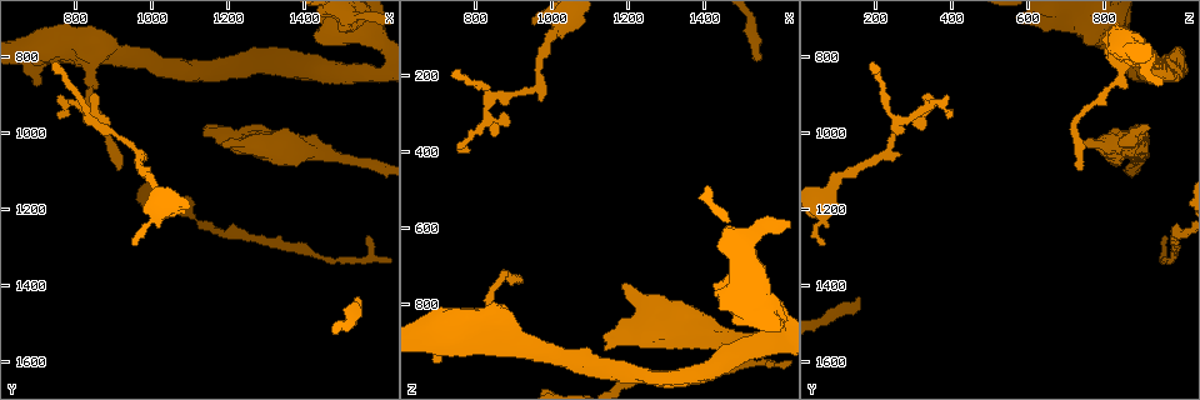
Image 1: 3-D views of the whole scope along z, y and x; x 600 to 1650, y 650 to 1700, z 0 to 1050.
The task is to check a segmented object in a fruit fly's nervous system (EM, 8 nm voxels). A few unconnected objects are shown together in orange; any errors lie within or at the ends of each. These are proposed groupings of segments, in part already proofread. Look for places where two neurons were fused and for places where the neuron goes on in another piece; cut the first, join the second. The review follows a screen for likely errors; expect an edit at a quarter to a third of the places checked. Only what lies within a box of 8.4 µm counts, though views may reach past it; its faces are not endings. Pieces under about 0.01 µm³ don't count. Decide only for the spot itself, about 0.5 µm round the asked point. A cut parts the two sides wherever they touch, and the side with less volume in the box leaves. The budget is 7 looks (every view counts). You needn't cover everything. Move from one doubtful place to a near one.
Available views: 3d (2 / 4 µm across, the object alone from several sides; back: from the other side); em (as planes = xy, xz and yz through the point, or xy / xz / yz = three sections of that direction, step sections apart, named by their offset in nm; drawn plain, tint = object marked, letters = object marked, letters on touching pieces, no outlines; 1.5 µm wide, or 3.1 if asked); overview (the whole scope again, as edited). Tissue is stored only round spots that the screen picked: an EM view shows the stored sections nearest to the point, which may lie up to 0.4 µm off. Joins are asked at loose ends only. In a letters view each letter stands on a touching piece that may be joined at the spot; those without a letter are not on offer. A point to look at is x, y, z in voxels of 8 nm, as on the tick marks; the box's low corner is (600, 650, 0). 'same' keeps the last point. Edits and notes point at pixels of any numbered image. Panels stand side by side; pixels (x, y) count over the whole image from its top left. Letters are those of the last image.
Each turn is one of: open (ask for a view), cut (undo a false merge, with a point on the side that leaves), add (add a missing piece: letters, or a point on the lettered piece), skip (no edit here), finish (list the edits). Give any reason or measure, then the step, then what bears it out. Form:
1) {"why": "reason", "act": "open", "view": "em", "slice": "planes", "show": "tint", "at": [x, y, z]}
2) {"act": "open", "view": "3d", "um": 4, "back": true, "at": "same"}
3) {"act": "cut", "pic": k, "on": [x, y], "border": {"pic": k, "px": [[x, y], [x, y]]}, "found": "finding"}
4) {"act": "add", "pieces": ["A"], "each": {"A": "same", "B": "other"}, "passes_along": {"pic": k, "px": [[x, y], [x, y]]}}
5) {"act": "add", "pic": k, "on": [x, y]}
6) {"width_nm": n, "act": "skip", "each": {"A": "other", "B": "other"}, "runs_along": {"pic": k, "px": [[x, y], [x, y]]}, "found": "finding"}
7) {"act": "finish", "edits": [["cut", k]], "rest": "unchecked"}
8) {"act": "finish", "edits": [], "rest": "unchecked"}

{"why": "branch stops here", "act": "open", "view": "em", "slice": "xz", "step": 4, "show": "letters", "at": [1560, 1275, 970]}

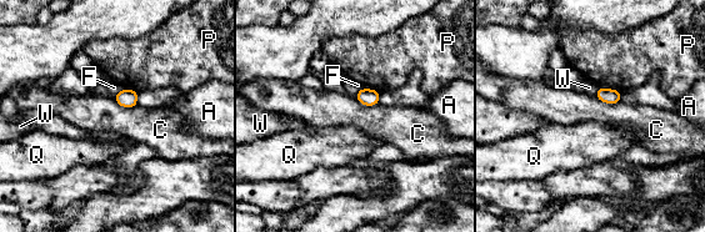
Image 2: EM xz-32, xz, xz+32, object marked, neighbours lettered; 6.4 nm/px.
{"act": "skip", "each": {"A": "other", "C": "other", "F": "other", "P": "other", "Q": "other", "W": "other"}, "border": {"pic": 2, "px": [[113, 97], [121, 106], [138, 105]]}, "found": "none of them fits"}

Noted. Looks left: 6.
{"why": "free end", "act": "open", "view": "em", "slice": "xz", "step": 8, "show": "letters", "at": [1540, 1440, 160]}

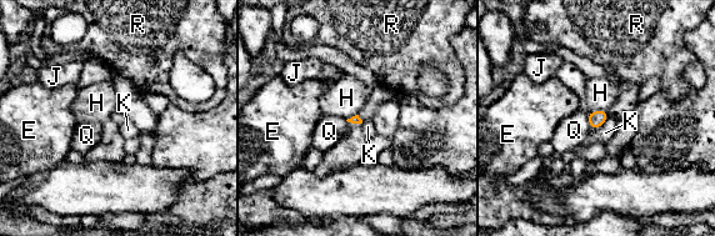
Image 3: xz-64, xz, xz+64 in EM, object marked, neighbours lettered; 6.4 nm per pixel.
{"act": "open", "view": "em", "slice": "planes", "show": "letters", "at": "same"}

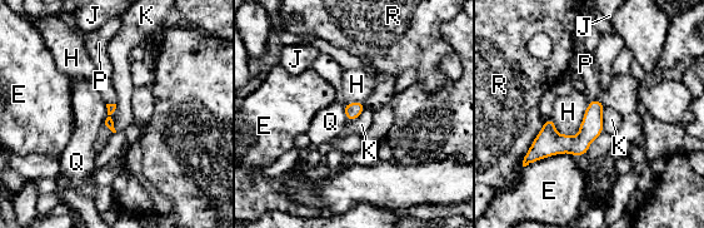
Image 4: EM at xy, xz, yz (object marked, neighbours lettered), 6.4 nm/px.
{"longest_contact_nm": ["H", 300], "act": "skip", "each": {"E": "other", "H": "other", "J": "other", "K": "other", "P": "other", "Q": "other", "R": "other"}, "border": {"pic": 4, "px": [[115, 104], [110, 117], [116, 130]]}, "found": "none of them fits"}

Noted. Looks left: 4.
{"why": "stops while still wide", "act": "open", "view": "3d", "um": 2, "at": [1135, 975, 910]}

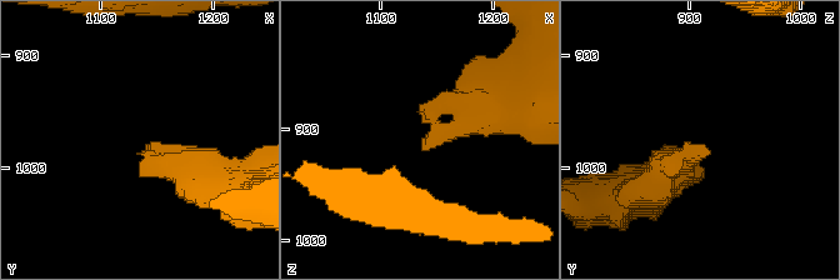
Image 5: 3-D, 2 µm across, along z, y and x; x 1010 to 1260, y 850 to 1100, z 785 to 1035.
{"act": "open", "view": "em", "slice": "yz", "step": 8, "show": "letters", "at": [1138, 980, 914]}

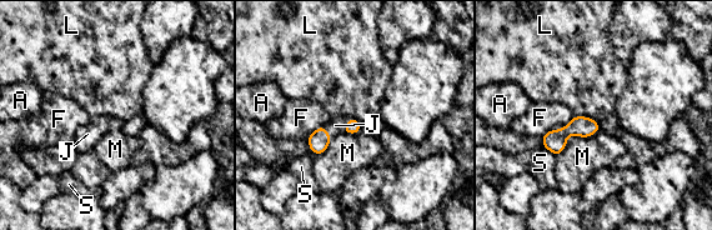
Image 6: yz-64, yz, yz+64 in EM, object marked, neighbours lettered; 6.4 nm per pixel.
{"why": "cut it another way", "act": "open", "view": "em", "slice": "planes", "show": "letters", "at": "same"}

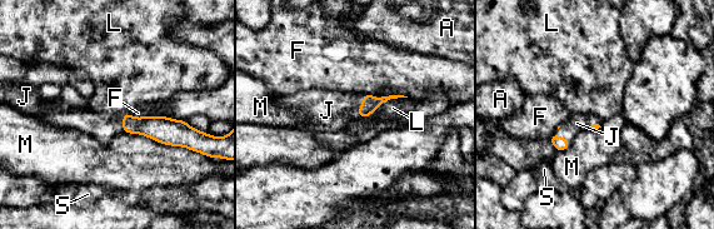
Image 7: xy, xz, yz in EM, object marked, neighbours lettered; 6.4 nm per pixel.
{"act": "add", "pieces": ["J"], "each": {"A": "other", "F": "other", "J": "same", "L": "other", "M": "other", "S": "other"}, "passes_along": {"pic": 7, "px": [[369, 104], [360, 105], [326, 110]]}, "found": "the neuron continues"}

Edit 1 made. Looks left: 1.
{"act": "finish", "edits": [["add", 7]], "rest": "unchecked"}

